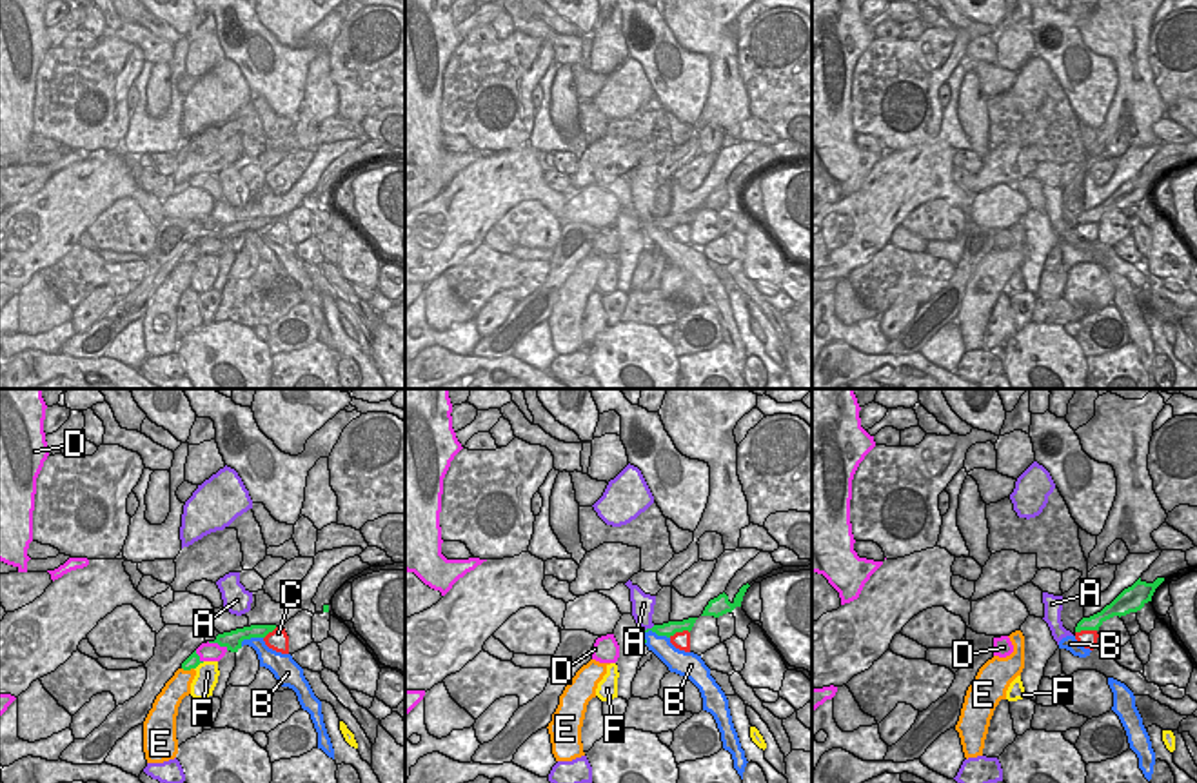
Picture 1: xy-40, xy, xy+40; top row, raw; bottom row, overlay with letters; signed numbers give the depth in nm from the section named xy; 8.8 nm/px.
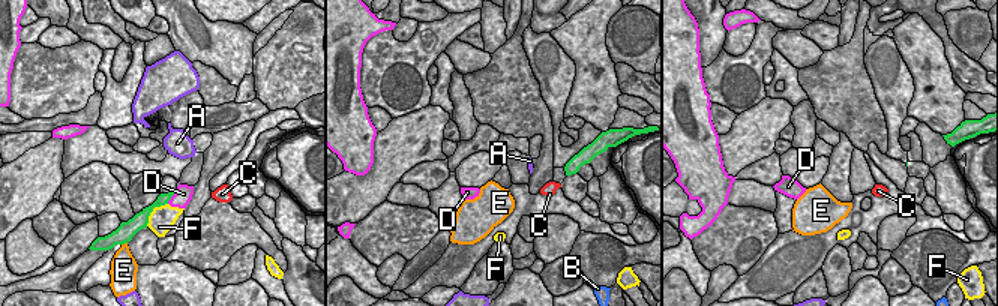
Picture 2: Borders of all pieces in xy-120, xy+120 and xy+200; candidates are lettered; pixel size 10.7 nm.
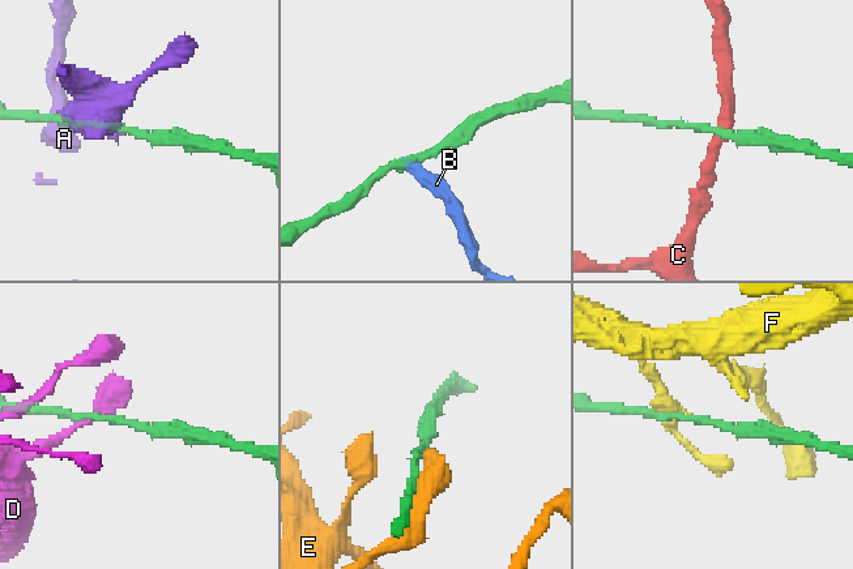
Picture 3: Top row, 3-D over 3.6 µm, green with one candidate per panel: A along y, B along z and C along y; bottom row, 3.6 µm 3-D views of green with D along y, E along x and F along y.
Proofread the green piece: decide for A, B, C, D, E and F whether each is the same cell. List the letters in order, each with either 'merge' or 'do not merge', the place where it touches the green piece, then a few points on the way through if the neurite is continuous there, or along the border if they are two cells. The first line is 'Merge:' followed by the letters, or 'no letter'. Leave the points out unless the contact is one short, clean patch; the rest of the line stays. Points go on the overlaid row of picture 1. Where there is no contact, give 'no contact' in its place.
Merge: no letter
A: do not merge; meets green in xy at (649, 629); border along xy (654, 625), (645, 631)
B: do not merge; meets green in xy at (656, 633); border along xy (642, 634), (651, 631), (669, 638)
C: do not merge; meets green in xy+40 at (1085, 629); border along xy+40 (1096, 629), (1076, 633)
D: do not merge; meets green in xy-40 at (218, 644)
E: do not merge; meets green in xy-40 at (187, 669)
F: do not merge; meets green in xy-40 at (198, 664); border along xy-40 (204, 662), (195, 669)

